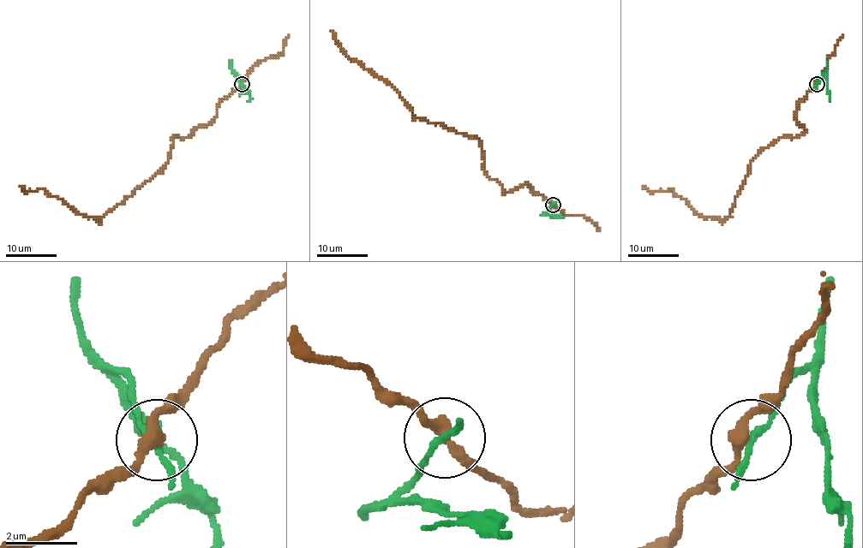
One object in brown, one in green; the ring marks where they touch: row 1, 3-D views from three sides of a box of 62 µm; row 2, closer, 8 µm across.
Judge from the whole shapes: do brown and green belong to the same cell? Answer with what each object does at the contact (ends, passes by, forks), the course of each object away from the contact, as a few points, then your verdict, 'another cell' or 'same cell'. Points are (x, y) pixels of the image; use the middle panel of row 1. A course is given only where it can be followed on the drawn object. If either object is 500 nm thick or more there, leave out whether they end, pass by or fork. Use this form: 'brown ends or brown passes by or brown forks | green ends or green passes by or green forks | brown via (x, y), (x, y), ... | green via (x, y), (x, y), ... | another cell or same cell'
brown passes by | green passes by | brown via (553, 204), (527, 183), (504, 193), (486, 173), (476, 137), (416, 118), (391, 85), (351, 59), (331, 30) | green via (553, 204), (548, 213), (559, 218) | another cell

